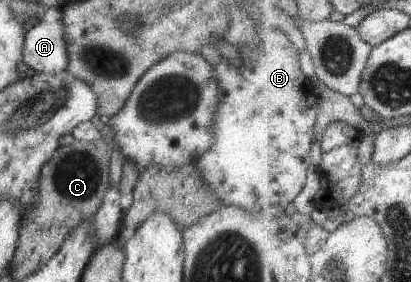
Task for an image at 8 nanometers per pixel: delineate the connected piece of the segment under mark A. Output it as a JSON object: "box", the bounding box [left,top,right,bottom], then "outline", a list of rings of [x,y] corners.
{"box":[21,19,67,74],"outline":[[[61,19],[46,23],[41,20],[25,32],[23,49],[21,49],[21,59],[23,64],[31,68],[36,73],[55,74],[65,70],[67,66],[67,41],[65,41],[65,31],[63,31]]]}

